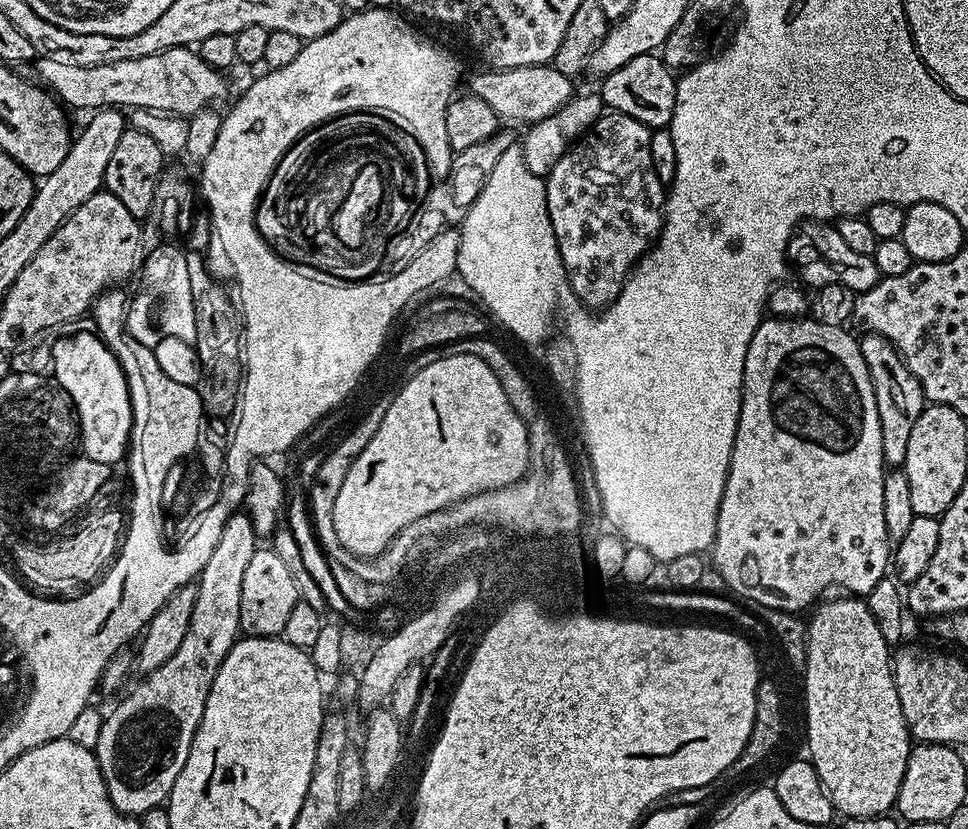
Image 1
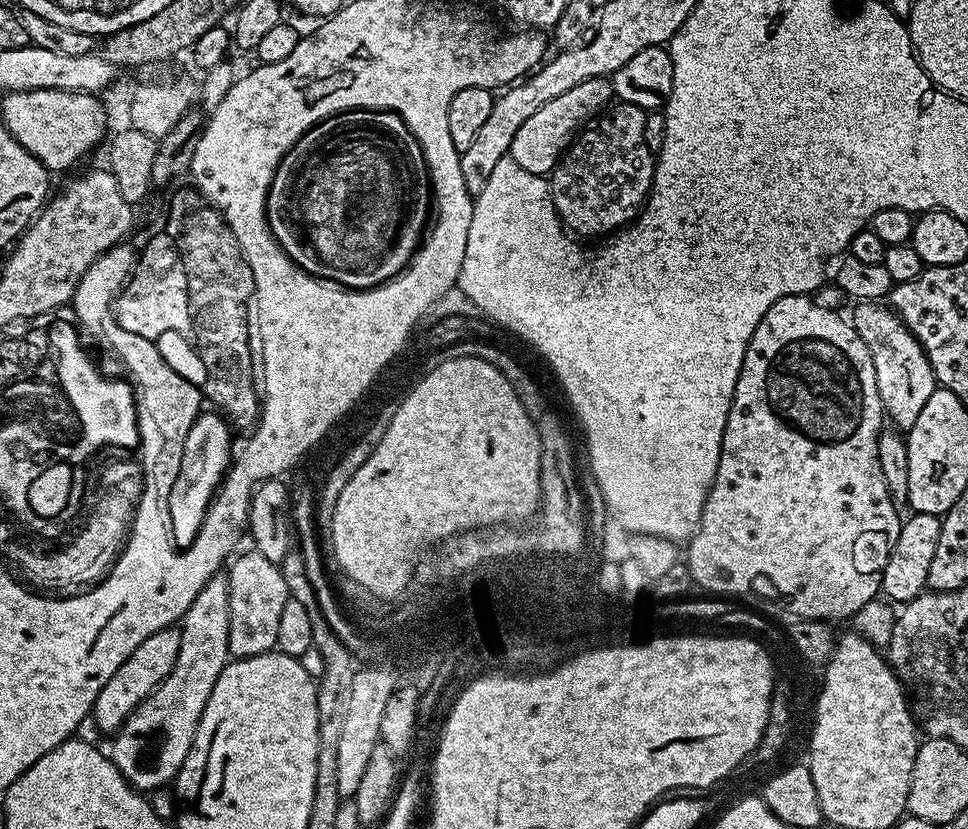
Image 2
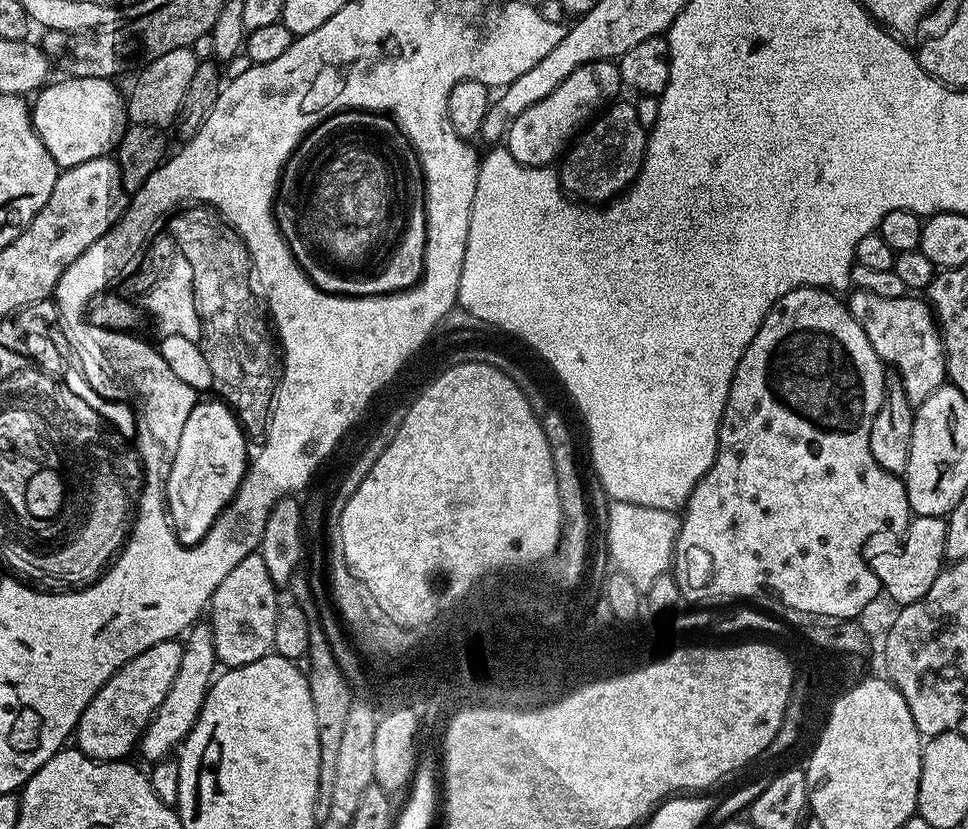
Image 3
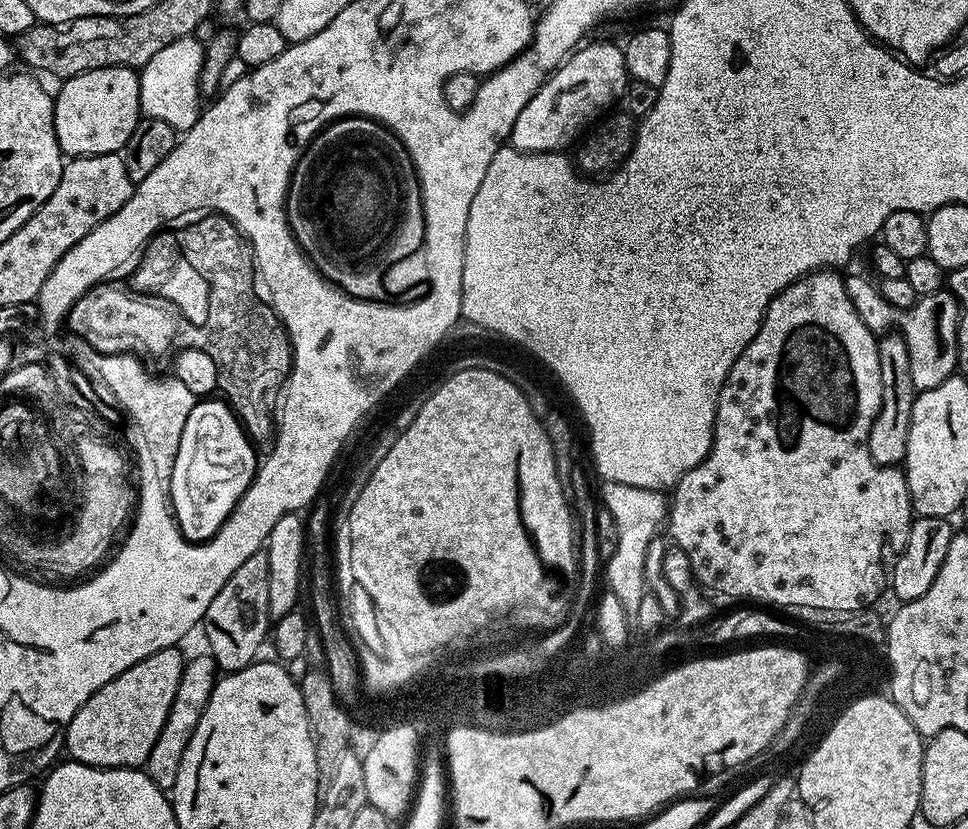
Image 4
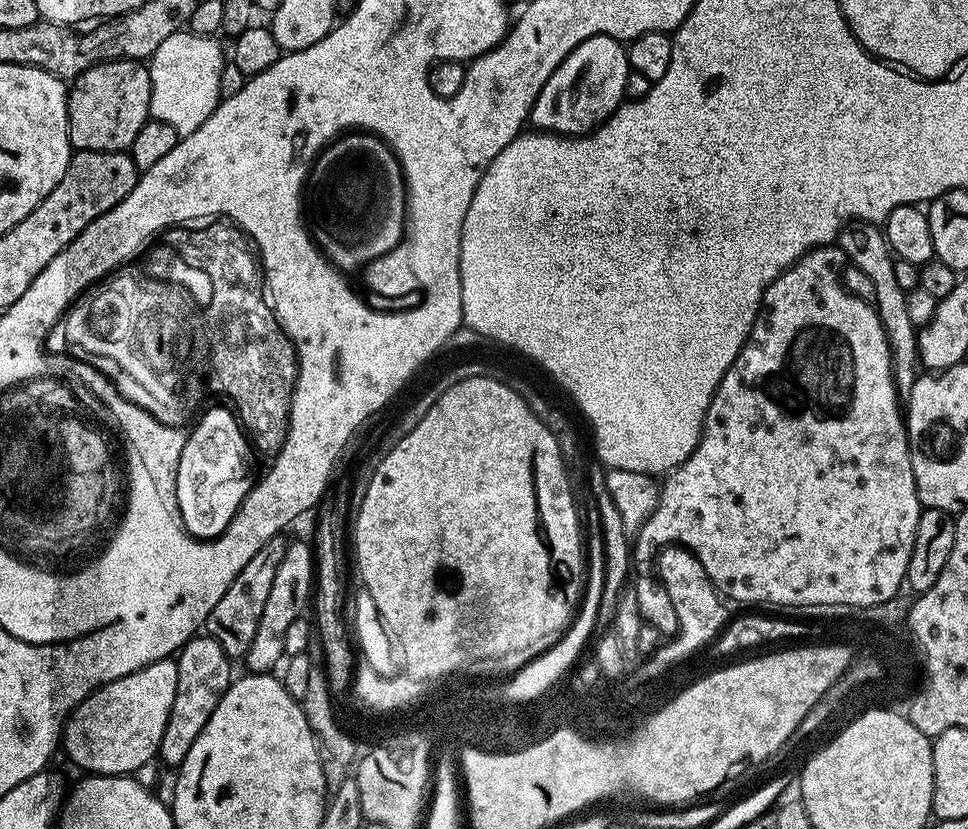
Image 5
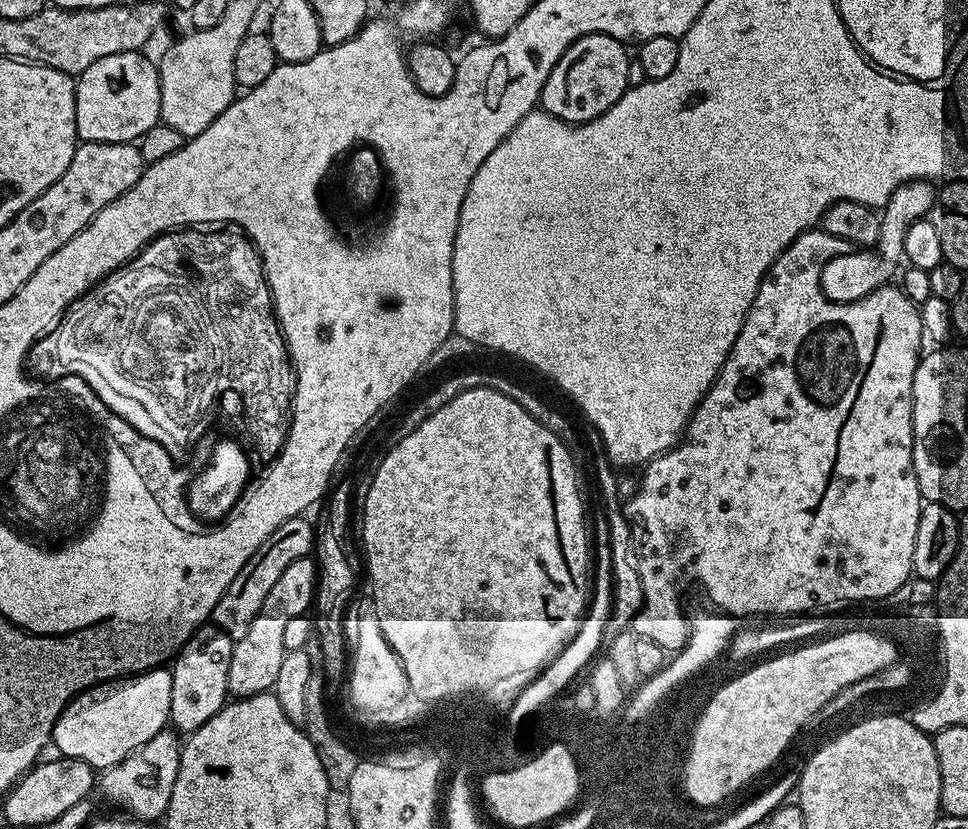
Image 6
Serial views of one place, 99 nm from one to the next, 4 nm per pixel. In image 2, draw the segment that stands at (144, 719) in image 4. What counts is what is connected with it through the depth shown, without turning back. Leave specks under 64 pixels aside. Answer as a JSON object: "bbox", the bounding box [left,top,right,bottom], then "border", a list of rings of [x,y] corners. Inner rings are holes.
{"bbox":[91,627,179,734],"border":[[[179,627],[163,628],[158,630],[158,634],[150,634],[150,638],[146,638],[146,642],[142,642],[142,646],[138,646],[138,650],[134,650],[134,654],[130,654],[130,658],[126,658],[118,670],[114,670],[110,682],[102,686],[98,698],[92,703],[91,723],[96,723],[107,734],[115,734],[128,715],[165,680],[170,670],[174,670],[174,662],[178,662],[179,645]]]}

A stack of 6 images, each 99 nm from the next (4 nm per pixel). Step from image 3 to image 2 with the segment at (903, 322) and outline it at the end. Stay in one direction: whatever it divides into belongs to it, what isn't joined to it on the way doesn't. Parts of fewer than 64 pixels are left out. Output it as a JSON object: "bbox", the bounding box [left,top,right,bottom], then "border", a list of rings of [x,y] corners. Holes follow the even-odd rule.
{"bbox":[850,302,938,430],"border":[[[860,302],[855,307],[850,323],[858,338],[866,342],[866,350],[870,350],[874,378],[878,382],[878,394],[887,423],[892,423],[889,425],[896,430],[912,428],[914,422],[918,422],[918,414],[922,414],[922,406],[930,402],[930,394],[934,394],[938,387],[924,347],[891,307],[880,302]]]}

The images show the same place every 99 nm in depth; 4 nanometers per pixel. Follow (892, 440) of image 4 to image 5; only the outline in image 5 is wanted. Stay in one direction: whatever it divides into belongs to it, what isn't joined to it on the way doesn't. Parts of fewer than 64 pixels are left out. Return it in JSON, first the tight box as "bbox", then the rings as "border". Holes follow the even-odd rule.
{"bbox":[835,220,920,394],"border":[[[849,220],[842,226],[842,230],[836,235],[835,243],[846,254],[848,264],[851,267],[862,270],[866,278],[870,278],[874,307],[886,334],[886,342],[890,346],[890,358],[892,359],[892,378],[896,382],[897,393],[907,394],[912,391],[918,375],[918,361],[920,359],[920,338],[918,326],[910,322],[910,313],[906,310],[906,298],[908,294],[898,286],[894,275],[894,257],[888,240],[884,237],[883,227],[871,220]]]}

